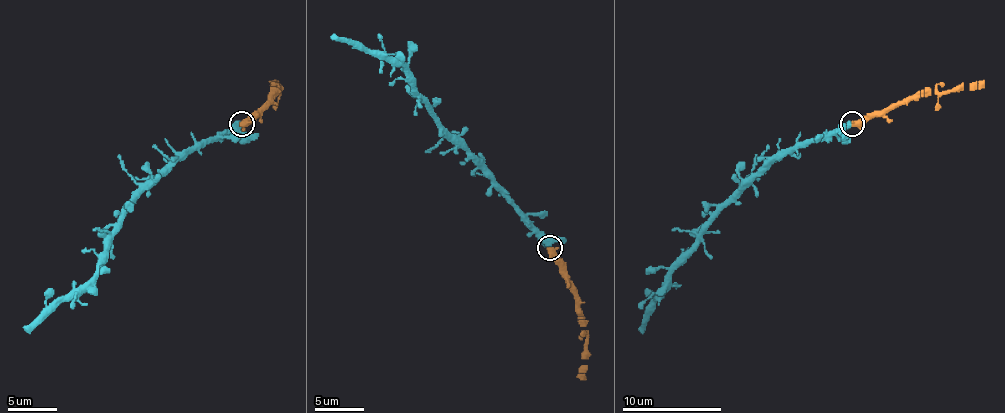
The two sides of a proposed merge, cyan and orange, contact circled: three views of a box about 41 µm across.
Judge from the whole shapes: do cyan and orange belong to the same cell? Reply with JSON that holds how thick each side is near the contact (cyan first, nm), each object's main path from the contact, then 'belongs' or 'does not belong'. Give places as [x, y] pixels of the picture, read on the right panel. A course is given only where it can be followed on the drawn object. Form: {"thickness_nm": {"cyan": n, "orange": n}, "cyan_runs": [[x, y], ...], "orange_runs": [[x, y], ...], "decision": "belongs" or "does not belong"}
{"thickness_nm": {"cyan": 440, "orange": 550}, "cyan_runs": [[850, 124], [840, 124], [786, 149], [758, 174], [701, 236], [699, 246], [669, 275], [642, 328]], "orange_runs": [[853, 124], [860, 124], [870, 114], [880, 114], [905, 99], [917, 99], [930, 89], [974, 89], [984, 79]], "decision": "belongs"}

